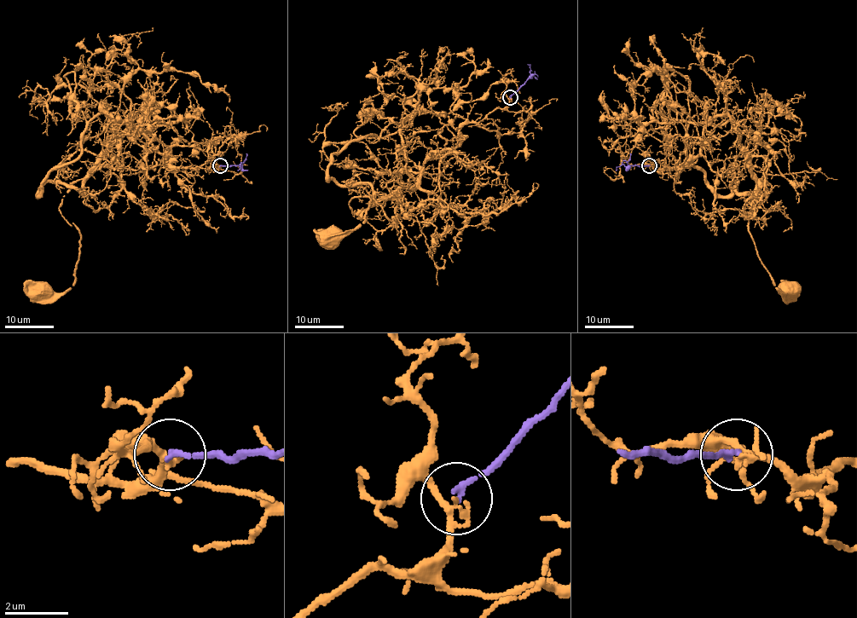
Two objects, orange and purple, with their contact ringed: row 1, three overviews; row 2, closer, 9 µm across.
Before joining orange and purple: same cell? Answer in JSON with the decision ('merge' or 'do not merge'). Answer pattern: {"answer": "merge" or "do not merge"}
{"answer": "do not merge"}

